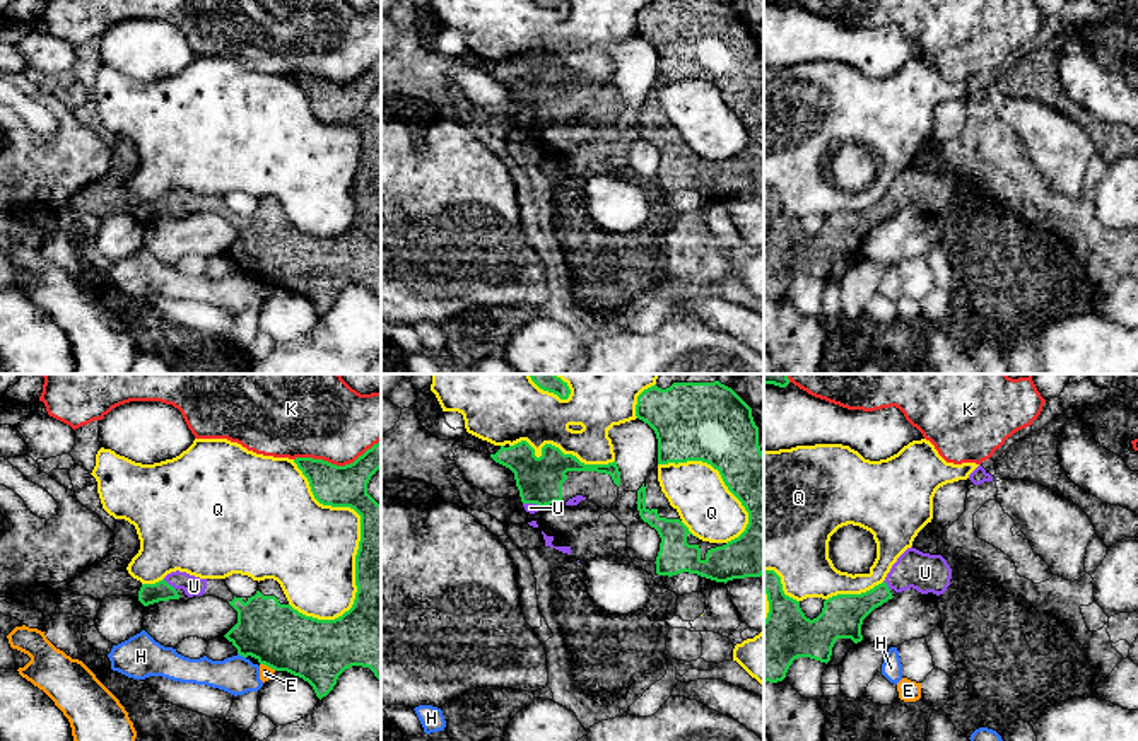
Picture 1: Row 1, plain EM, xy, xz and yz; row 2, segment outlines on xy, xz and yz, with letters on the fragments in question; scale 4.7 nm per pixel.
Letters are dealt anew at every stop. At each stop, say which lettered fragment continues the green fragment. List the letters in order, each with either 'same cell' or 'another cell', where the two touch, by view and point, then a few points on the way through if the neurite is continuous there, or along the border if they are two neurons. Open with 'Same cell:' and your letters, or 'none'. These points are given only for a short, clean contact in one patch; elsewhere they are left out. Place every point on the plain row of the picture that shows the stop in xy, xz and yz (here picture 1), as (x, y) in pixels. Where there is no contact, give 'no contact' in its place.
Same cell: U
E: another cell | xy (269, 284) | along xy (260, 280), (275, 287)
H: another cell | xy (241, 272) | along xy (238, 270), (245, 275)
K: another cell | xy (335, 82)
Q: another cell | xy (361, 147)
U: same cell | xy (168, 202) | across xy (161, 209), (168, 202), (188, 200), (193, 204)

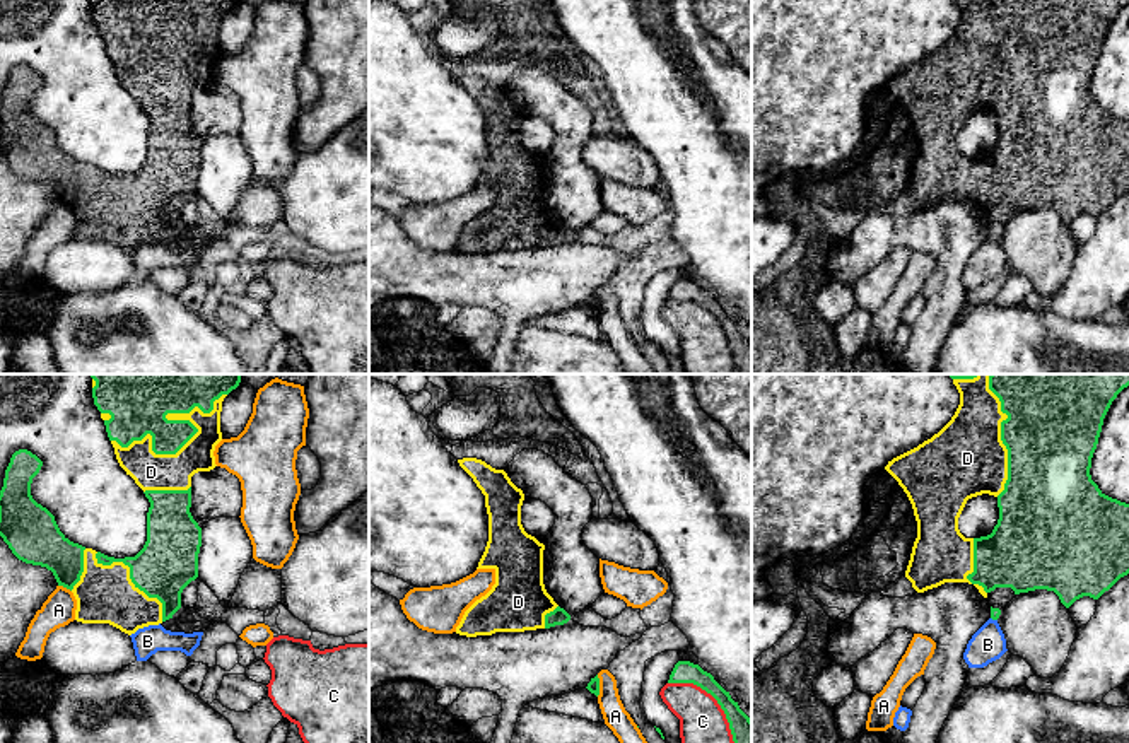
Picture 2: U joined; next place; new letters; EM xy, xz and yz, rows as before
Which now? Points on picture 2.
Same cell: D
A: another cell | xz (598, 303)
B: another cell | yz (994, 236) | along yz (991, 234), (996, 238)
C: another cell | xz (718, 320)
D: same cell | xy (197, 48)

